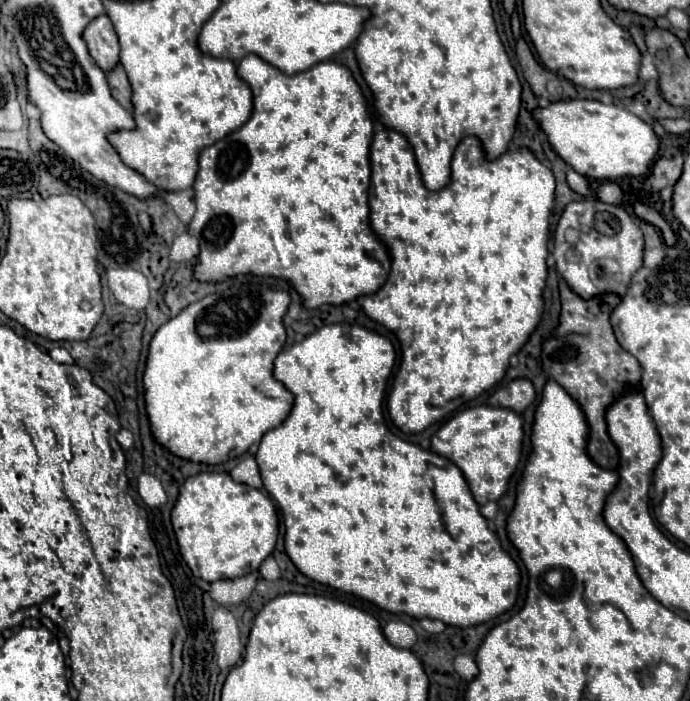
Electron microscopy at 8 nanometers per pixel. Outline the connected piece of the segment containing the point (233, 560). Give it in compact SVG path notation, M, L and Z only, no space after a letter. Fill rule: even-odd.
M203 472L187 478L171 512L171 522L183 560L193 576L207 582L239 578L257 570L273 552L279 534L277 510L267 494L237 484L229 472Z

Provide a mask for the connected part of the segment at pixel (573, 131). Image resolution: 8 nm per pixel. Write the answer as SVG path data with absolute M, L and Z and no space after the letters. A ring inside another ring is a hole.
M561 100L553 102L547 108L539 108L533 112L537 122L543 126L553 150L571 164L579 174L591 180L617 180L623 176L647 176L649 168L653 168L653 160L659 158L661 140L655 134L653 126L633 112L619 108L615 104L603 104L599 100Z

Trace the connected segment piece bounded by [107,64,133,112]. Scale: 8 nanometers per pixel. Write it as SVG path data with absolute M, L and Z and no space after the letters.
M119 64L117 68L113 68L109 74L107 74L107 80L109 80L109 86L111 86L111 92L113 92L113 98L127 110L127 112L133 112L133 102L131 102L131 84L129 84L129 78L123 70L123 66Z

